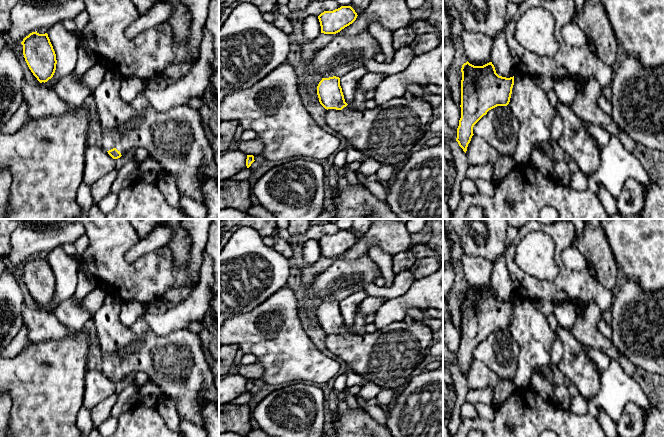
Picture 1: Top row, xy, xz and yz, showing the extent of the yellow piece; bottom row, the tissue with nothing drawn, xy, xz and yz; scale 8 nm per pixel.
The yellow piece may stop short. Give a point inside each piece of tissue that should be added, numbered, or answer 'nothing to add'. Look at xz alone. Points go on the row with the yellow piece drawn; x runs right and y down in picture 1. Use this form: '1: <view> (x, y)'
1: xz (387, 133)

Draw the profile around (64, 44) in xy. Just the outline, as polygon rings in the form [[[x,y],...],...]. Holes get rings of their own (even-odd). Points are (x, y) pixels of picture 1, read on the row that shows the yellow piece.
[[[61,23],[50,27],[47,34],[55,51],[57,64],[53,77],[45,83],[53,89],[61,78],[74,70],[78,60],[78,40]]]

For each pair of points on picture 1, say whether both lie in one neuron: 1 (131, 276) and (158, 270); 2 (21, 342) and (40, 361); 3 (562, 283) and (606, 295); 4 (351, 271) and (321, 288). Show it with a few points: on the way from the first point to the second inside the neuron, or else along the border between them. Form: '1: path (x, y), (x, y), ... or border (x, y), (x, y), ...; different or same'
1: path (138, 276), (151, 275); same
2: border (28, 343), (10, 358); different
3: path (573, 286), (581, 286), (595, 292); same
4: path (344, 277), (336, 283), (328, 285); same

